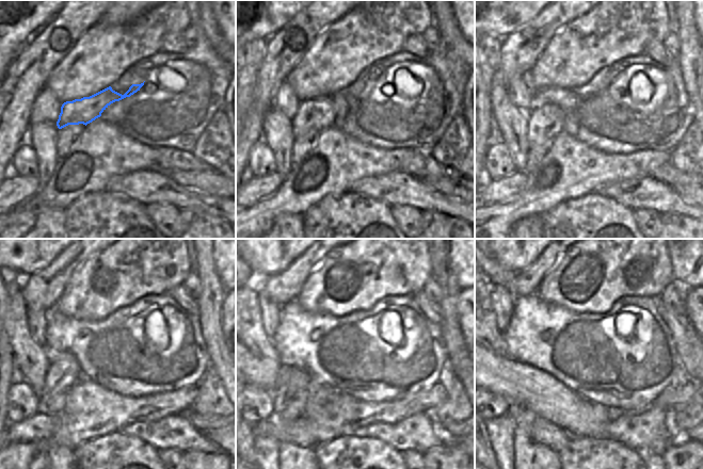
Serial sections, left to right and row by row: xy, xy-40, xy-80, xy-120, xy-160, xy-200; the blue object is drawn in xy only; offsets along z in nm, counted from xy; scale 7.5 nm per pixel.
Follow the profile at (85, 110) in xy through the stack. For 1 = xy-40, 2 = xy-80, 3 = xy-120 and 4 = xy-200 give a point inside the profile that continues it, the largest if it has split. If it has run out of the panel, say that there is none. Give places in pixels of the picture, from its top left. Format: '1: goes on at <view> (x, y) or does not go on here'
1: goes on at xy-40 (315, 114)
2: goes on at xy-80 (545, 123)
3: goes on at xy-120 (64, 371)
4: goes on at xy-200 (514, 409)

